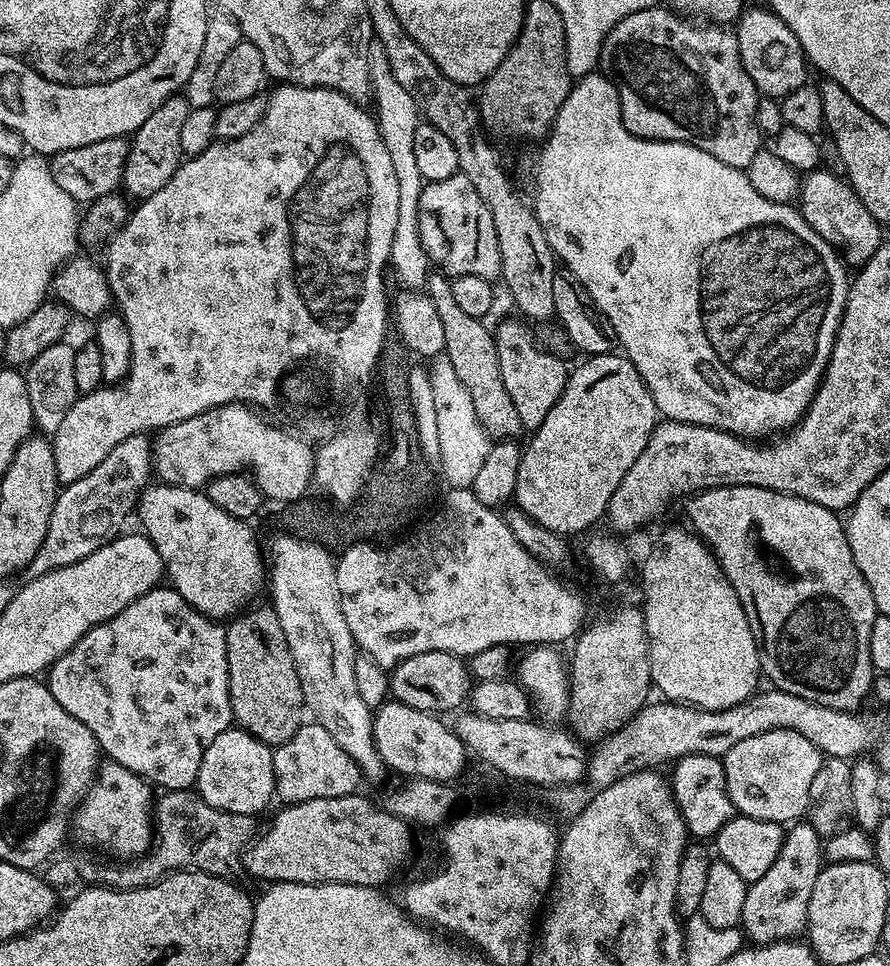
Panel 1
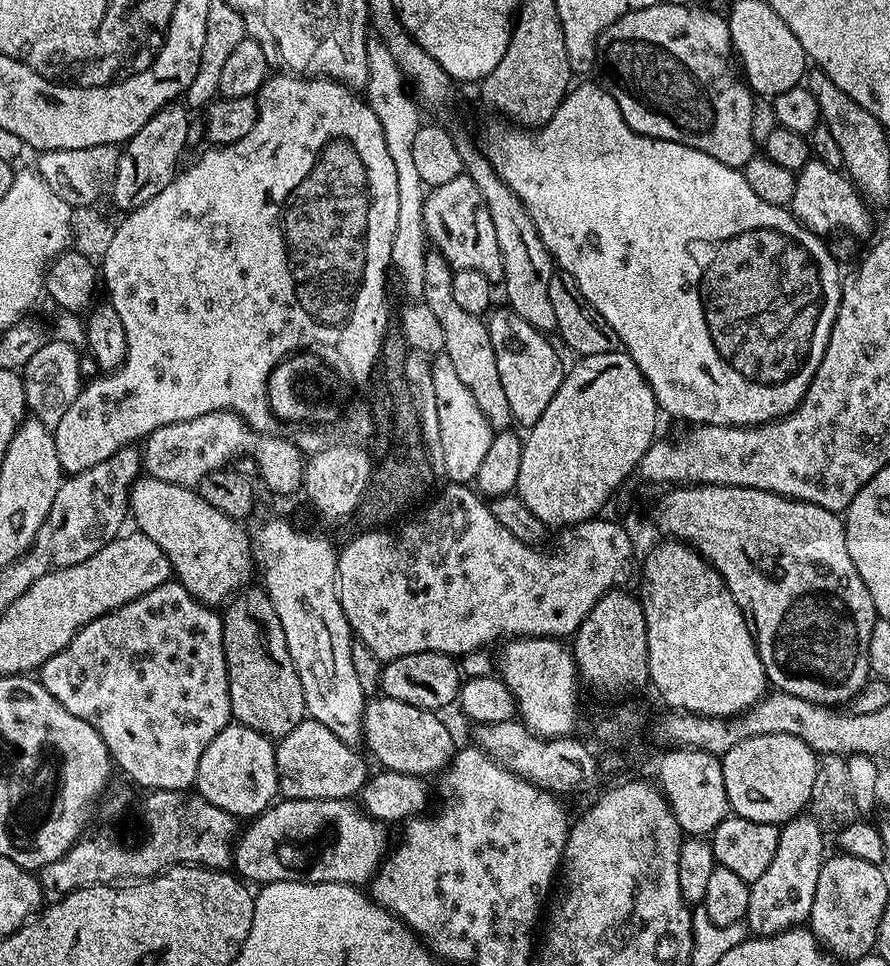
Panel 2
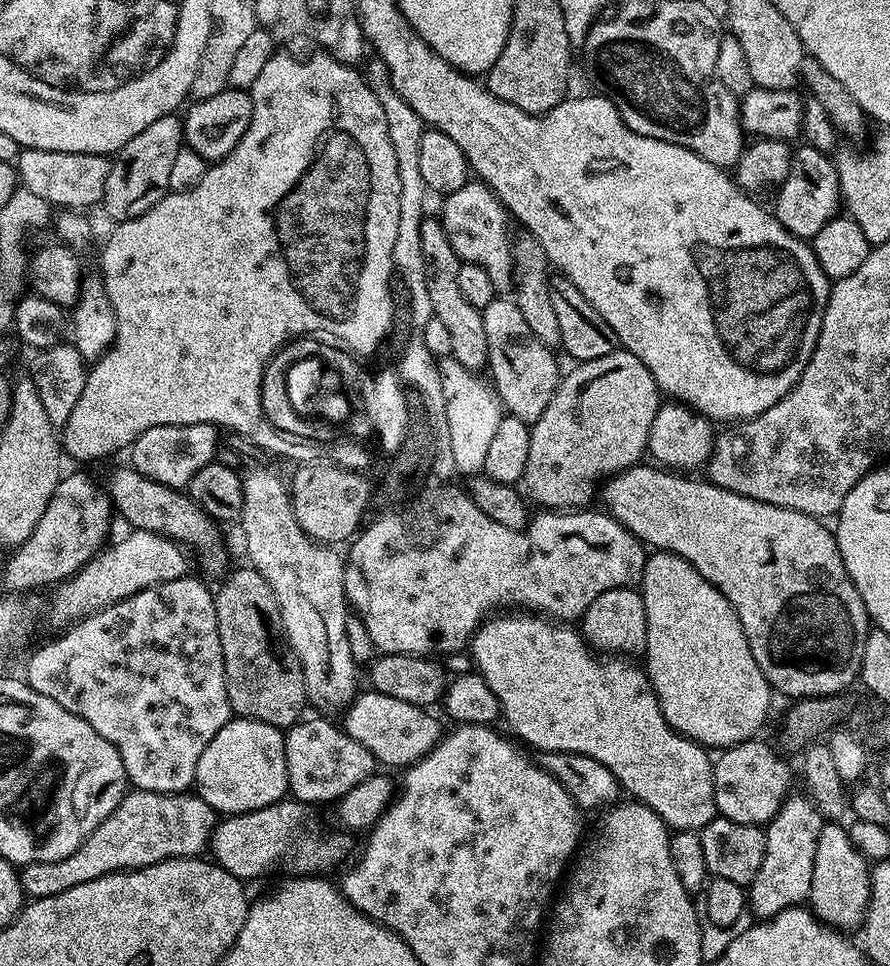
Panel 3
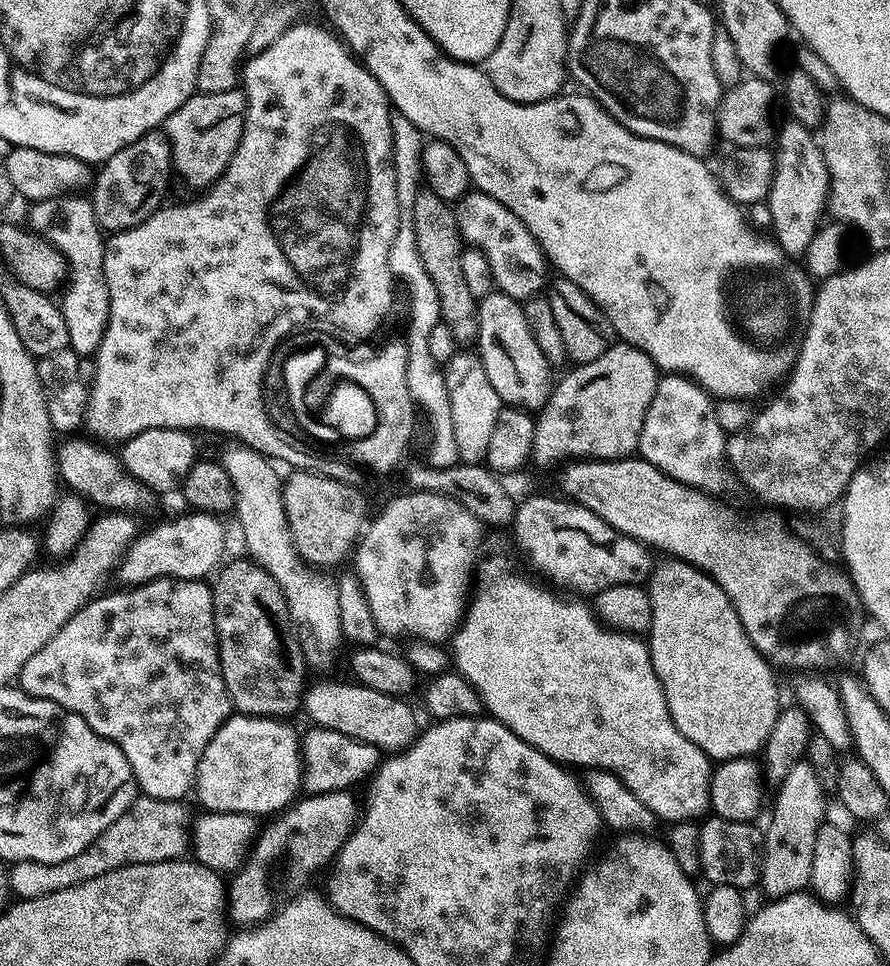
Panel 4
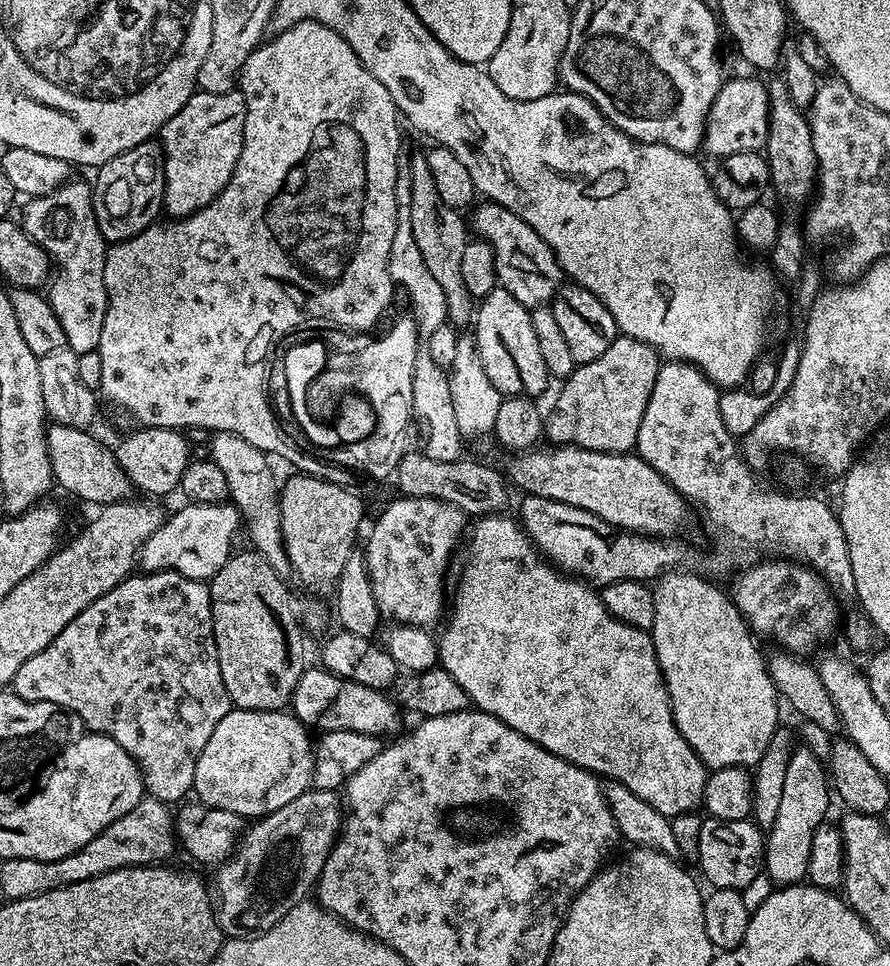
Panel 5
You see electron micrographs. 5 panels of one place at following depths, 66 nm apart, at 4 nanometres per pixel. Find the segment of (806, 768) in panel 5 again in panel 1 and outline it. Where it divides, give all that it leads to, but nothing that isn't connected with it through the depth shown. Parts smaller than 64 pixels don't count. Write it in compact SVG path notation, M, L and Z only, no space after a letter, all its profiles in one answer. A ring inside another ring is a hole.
M796 822L784 833L784 845L770 870L762 874L762 878L751 881L746 894L746 902L742 902L742 932L748 936L753 945L777 944L779 940L791 940L799 937L808 926L808 903L810 890L814 882L818 882L818 874L822 867L822 839L807 822Z

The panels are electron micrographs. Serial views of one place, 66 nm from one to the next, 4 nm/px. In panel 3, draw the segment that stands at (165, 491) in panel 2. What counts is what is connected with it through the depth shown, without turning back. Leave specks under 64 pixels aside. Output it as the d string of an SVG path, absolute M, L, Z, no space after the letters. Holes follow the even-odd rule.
M116 468L106 483L106 491L112 498L113 509L132 523L133 529L167 536L200 559L208 572L216 572L224 564L224 540L220 537L217 521L211 520L183 491L167 488L150 478L141 476L135 468Z

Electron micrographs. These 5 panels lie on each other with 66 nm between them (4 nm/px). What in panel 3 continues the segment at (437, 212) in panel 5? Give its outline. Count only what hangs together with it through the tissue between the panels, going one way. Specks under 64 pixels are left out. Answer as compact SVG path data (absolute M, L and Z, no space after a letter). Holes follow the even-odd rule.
M426 218L420 223L420 229L422 230L422 262L426 274L426 294L430 294L433 317L438 322L442 322L442 326L446 326L446 330L450 330L452 357L458 362L462 362L462 366L467 368L473 370L487 369L488 347L486 346L486 326L484 325L483 311L470 306L470 302L466 302L466 298L462 298L462 289L458 286L458 270L462 261L458 258L458 254L454 254L454 248L450 246L450 242L446 238L446 230L439 219Z

